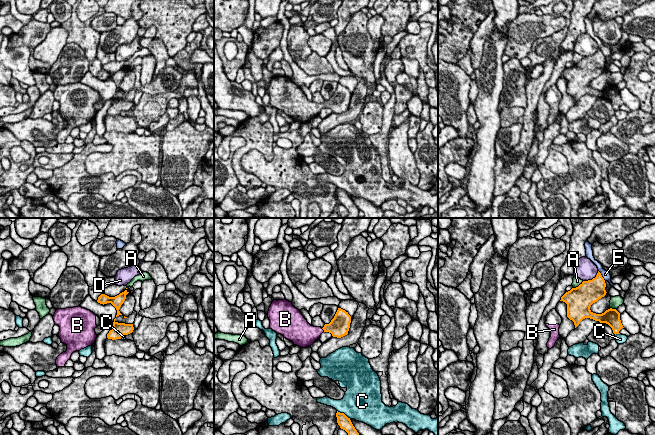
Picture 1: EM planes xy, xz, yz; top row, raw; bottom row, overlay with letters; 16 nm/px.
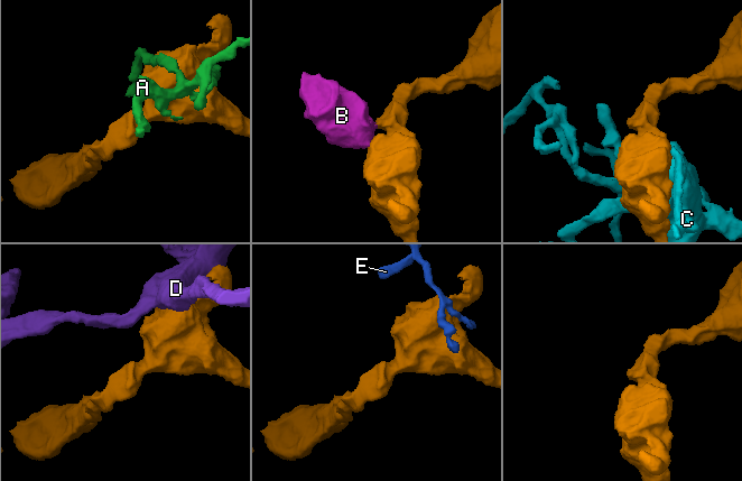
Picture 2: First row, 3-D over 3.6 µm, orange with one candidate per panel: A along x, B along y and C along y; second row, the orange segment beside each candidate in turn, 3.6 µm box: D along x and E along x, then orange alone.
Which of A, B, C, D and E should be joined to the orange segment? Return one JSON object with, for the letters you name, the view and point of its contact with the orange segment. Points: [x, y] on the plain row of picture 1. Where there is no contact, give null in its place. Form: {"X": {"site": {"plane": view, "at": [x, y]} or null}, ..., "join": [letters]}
{"B": {"site": {"plane": "xz", "at": [323, 105]}}, "join": ["B"]}

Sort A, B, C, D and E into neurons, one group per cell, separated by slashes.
A / B / C / D / E

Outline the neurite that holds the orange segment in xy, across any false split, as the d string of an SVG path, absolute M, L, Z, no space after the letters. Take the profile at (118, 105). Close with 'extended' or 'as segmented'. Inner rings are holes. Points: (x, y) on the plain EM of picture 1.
M114 95L112 105L107 110L108 115L116 116L121 115L122 111L128 111L133 108L133 100L118 99Z; as segmented

